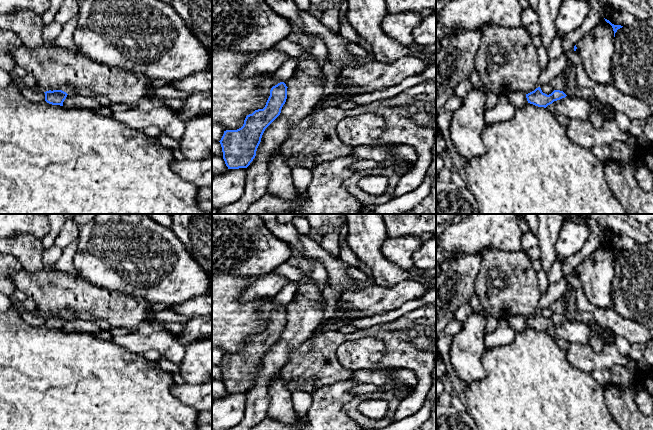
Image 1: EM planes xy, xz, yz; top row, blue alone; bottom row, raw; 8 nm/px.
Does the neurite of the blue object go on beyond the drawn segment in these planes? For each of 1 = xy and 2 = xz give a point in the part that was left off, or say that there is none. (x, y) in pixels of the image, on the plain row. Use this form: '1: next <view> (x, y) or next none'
1: next none
2: next none

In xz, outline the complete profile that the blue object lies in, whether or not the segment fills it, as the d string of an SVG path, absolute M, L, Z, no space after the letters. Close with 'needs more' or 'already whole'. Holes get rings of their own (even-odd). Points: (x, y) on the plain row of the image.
M280 306L270 314L270 320L263 333L255 334L246 340L244 348L237 354L226 354L219 365L222 371L223 383L228 393L247 392L256 380L265 353L280 339L287 323L287 310Z; already whole

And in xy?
M49 314L45 317L45 325L52 329L60 329L63 330L63 326L67 321L67 317L62 314Z; already whole

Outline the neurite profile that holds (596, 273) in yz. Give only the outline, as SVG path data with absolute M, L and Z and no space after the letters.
M603 243L576 267L583 292L597 308L612 308L612 282L614 278L614 255Z

